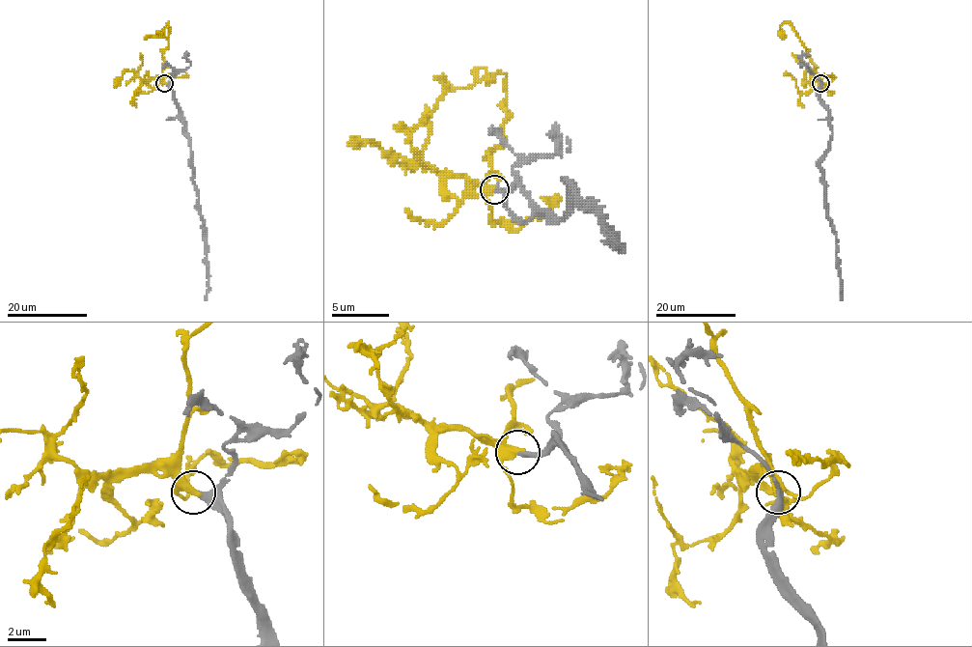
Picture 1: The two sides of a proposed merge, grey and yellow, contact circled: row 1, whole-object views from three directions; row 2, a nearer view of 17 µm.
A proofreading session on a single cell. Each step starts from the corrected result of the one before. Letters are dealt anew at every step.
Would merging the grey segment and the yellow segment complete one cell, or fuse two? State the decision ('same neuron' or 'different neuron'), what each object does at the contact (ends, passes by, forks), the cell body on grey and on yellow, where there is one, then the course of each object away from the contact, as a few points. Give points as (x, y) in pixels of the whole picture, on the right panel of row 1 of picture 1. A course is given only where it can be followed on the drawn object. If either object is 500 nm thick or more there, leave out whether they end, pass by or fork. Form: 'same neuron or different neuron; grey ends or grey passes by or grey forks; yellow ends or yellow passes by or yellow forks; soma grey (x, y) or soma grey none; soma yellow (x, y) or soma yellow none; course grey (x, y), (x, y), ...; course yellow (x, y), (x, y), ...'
same neuron; grey ends; yellow passes by; soma grey none; soma yellow none; course grey (820, 83), (819, 101), (829, 113), (831, 136), (819, 164), (827, 217), (835, 234), (840, 299); course yellow (820, 83), (808, 51), (788, 21), (780, 25), (786, 37), (781, 40)

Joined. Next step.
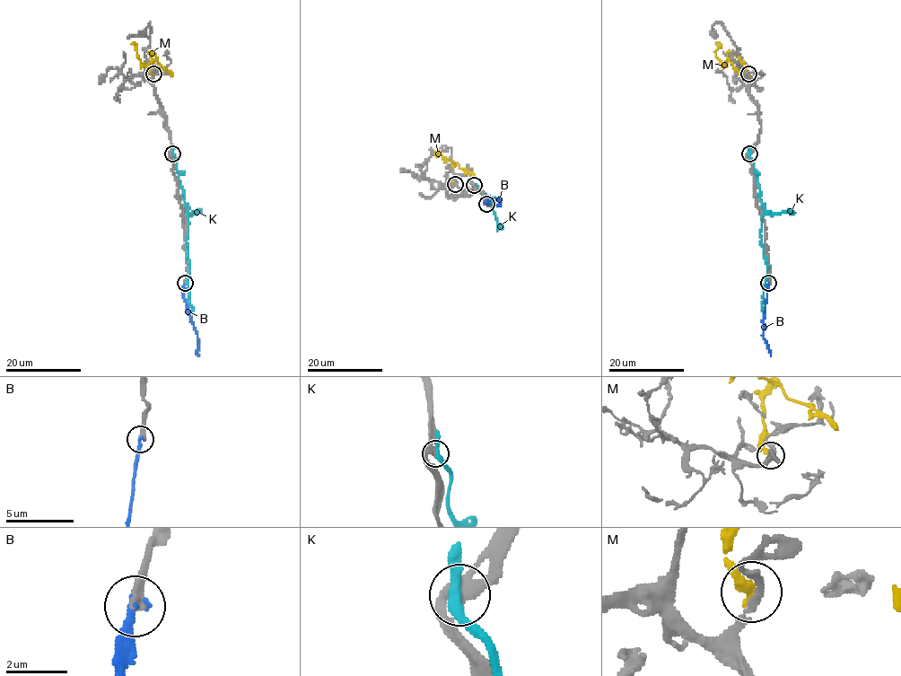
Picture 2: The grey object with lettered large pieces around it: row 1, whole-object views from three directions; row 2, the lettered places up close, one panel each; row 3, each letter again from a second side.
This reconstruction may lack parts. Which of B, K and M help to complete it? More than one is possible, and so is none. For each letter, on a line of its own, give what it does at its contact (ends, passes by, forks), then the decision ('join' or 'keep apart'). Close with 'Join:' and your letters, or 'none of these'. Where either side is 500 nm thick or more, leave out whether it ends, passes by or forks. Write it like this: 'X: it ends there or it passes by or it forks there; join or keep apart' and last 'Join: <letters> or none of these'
B: it ends there; join
K: it passes by; keep apart
M: it ends there; keep apart
Join: B

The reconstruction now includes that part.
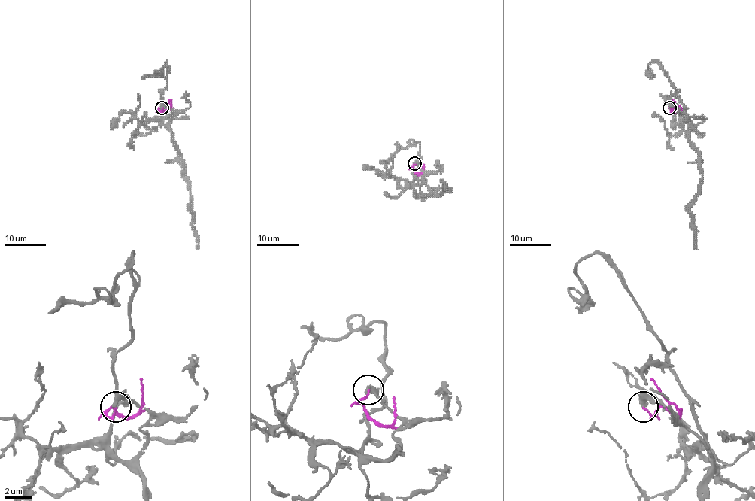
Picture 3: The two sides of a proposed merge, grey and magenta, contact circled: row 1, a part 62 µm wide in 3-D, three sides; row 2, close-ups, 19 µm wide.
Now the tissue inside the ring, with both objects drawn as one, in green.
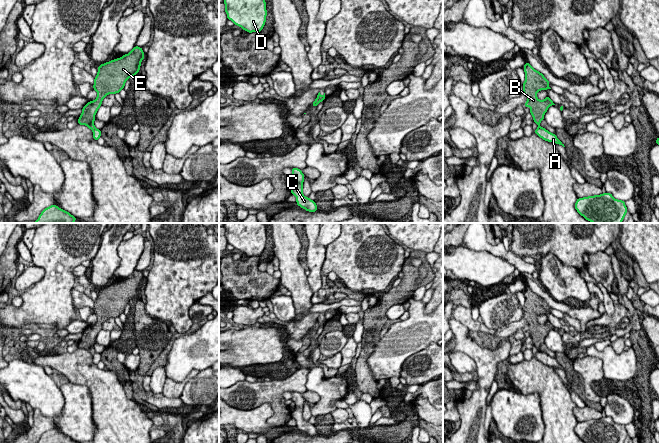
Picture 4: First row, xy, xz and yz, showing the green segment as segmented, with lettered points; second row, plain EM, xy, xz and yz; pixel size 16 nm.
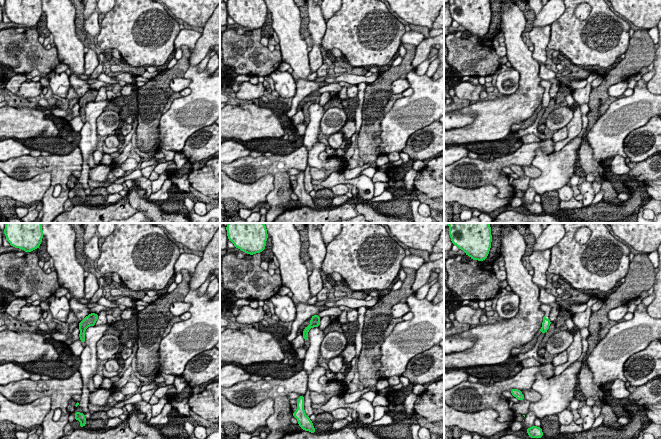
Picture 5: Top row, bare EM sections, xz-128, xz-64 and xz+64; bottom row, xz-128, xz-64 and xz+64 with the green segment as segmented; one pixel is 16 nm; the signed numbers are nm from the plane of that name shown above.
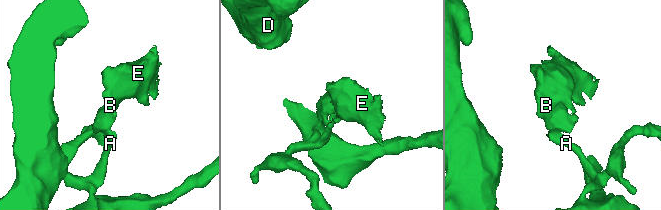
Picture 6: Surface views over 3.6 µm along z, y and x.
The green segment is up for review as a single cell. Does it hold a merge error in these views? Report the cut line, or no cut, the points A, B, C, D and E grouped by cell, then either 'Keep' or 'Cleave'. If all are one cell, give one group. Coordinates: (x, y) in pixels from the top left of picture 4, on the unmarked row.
Split along yz (538, 350), (544, 353). Groups: A C D / B E. Cleave

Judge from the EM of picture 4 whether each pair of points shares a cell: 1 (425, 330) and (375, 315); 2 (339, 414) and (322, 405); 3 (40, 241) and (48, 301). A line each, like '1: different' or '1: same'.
1: different
2: different
3: same

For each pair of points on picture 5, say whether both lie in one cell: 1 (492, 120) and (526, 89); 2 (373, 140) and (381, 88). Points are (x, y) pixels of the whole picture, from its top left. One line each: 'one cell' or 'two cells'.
1: one cell
2: one cell

